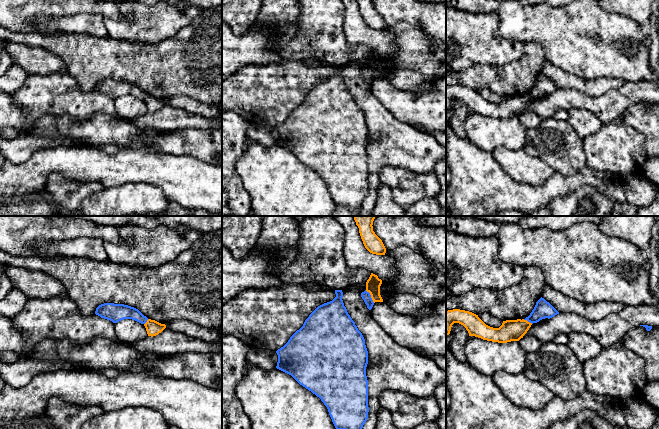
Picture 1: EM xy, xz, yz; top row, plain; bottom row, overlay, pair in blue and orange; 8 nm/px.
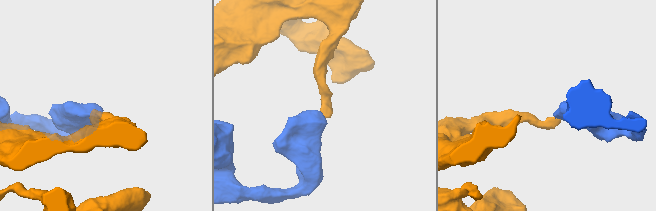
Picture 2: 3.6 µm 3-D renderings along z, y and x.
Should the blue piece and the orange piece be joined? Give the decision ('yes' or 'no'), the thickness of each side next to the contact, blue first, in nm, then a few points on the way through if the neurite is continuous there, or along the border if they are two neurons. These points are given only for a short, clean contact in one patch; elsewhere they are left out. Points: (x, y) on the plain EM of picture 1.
no; 70 nm thick on the blue side, 120 nm on the other; border along xz (365, 66), (374, 78)

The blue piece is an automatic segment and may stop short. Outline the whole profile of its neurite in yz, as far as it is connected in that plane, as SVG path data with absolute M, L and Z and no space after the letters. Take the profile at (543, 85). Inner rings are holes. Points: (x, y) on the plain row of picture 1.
M541 73L536 78L536 81L530 91L524 96L527 96L528 98L533 100L545 94L550 95L557 90L559 90L559 88L549 78Z

